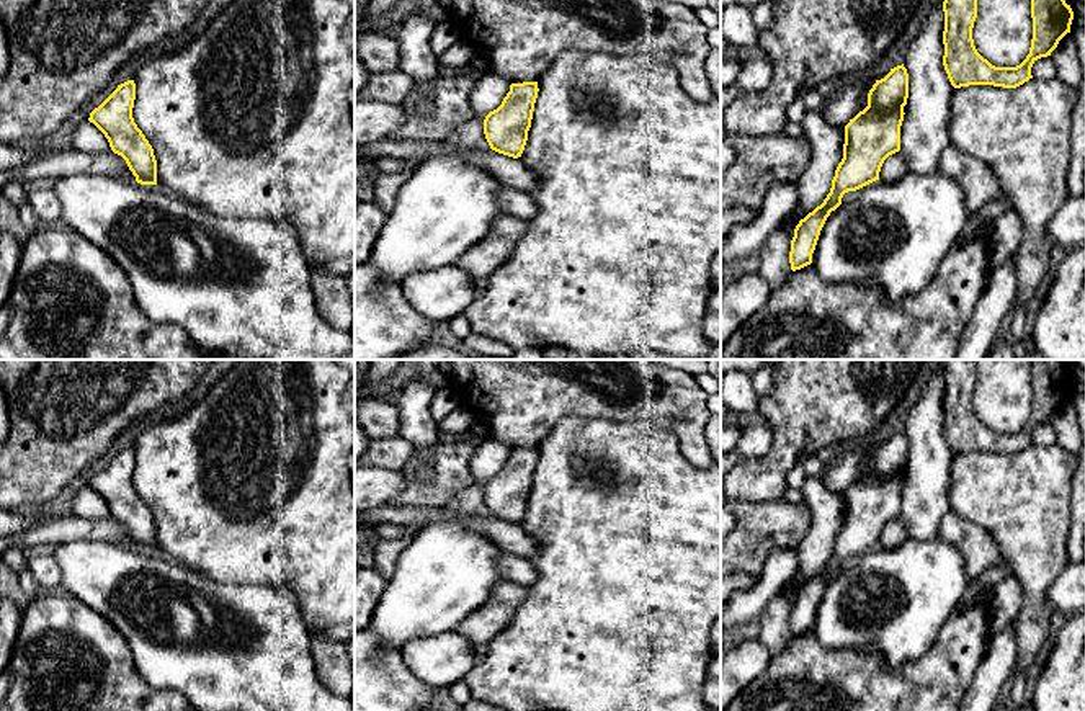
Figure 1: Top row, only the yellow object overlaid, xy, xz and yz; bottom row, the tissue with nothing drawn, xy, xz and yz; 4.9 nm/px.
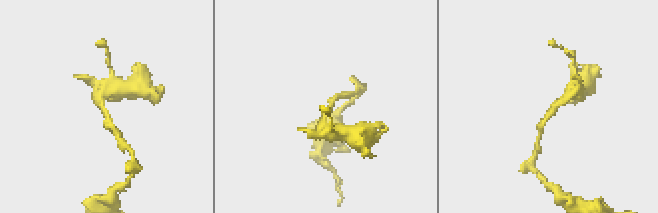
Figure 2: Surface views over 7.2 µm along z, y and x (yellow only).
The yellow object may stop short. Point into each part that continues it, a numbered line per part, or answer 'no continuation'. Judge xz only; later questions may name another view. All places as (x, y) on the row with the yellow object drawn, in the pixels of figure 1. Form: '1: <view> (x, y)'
no continuation

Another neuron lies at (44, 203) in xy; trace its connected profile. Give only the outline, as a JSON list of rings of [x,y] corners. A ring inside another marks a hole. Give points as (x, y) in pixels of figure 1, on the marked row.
[[[39,190],[28,193],[28,204],[34,216],[49,227],[60,224],[62,204],[54,190]]]

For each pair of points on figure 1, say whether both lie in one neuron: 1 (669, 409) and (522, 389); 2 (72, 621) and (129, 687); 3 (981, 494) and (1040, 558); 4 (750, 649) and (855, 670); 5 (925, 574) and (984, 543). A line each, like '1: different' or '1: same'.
1: same
2: same
3: same
4: different
5: different

